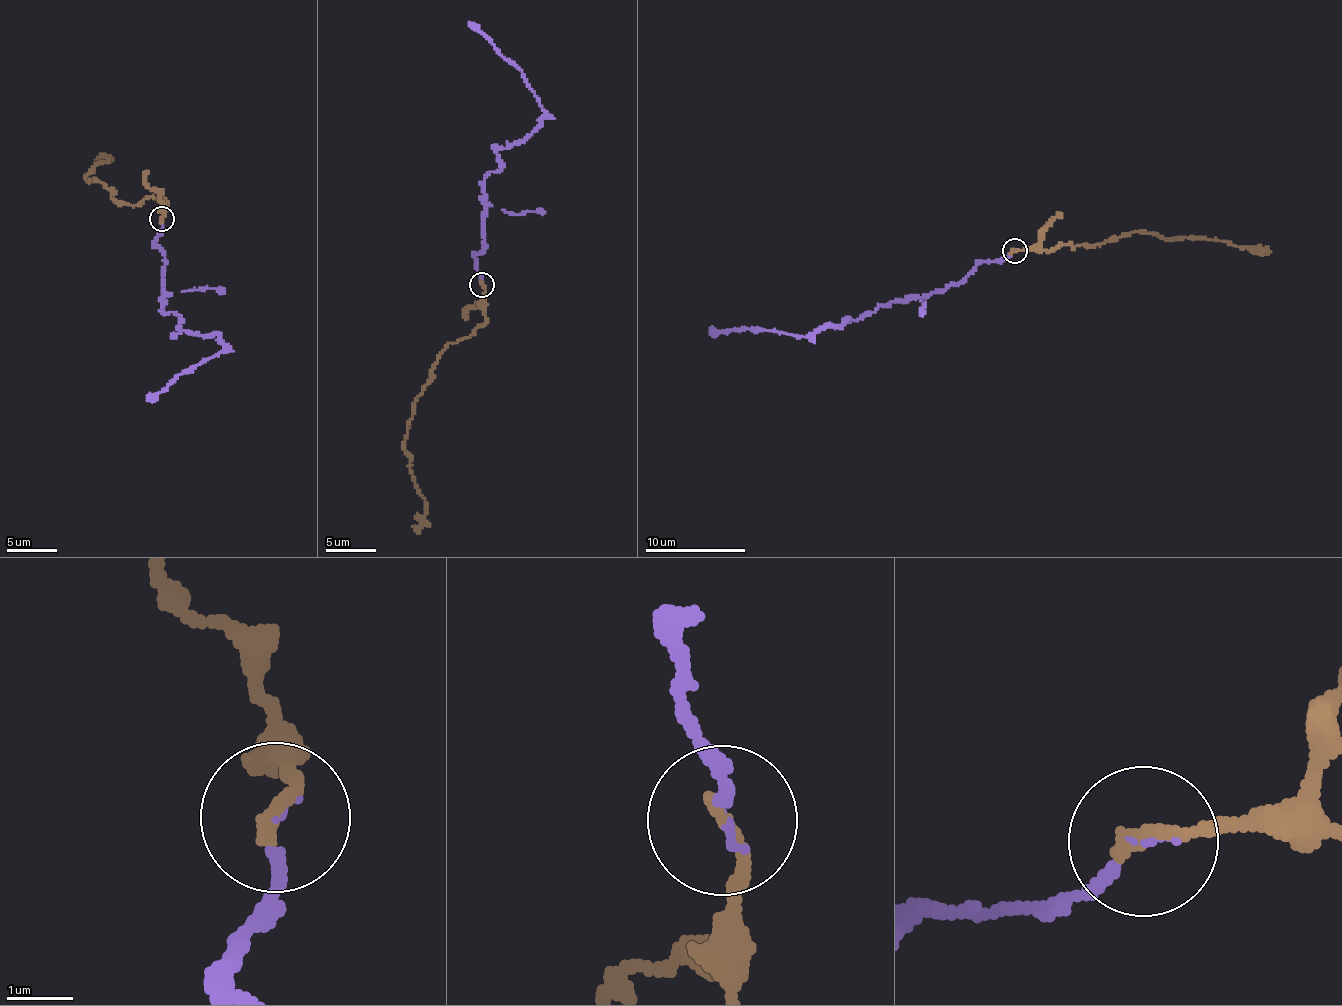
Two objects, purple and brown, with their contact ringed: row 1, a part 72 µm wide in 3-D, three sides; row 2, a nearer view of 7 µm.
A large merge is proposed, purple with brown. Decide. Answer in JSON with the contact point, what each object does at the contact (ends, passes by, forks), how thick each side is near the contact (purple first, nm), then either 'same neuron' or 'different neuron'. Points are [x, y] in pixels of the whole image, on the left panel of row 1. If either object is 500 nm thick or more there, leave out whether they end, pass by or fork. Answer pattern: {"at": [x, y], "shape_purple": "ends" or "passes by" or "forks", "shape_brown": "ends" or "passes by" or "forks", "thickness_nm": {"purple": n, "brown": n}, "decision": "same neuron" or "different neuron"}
{"at": [162, 218], "shape_purple": "ends", "shape_brown": "ends", "thickness_nm": {"purple": 110, "brown": 240}, "decision": "same neuron"}

